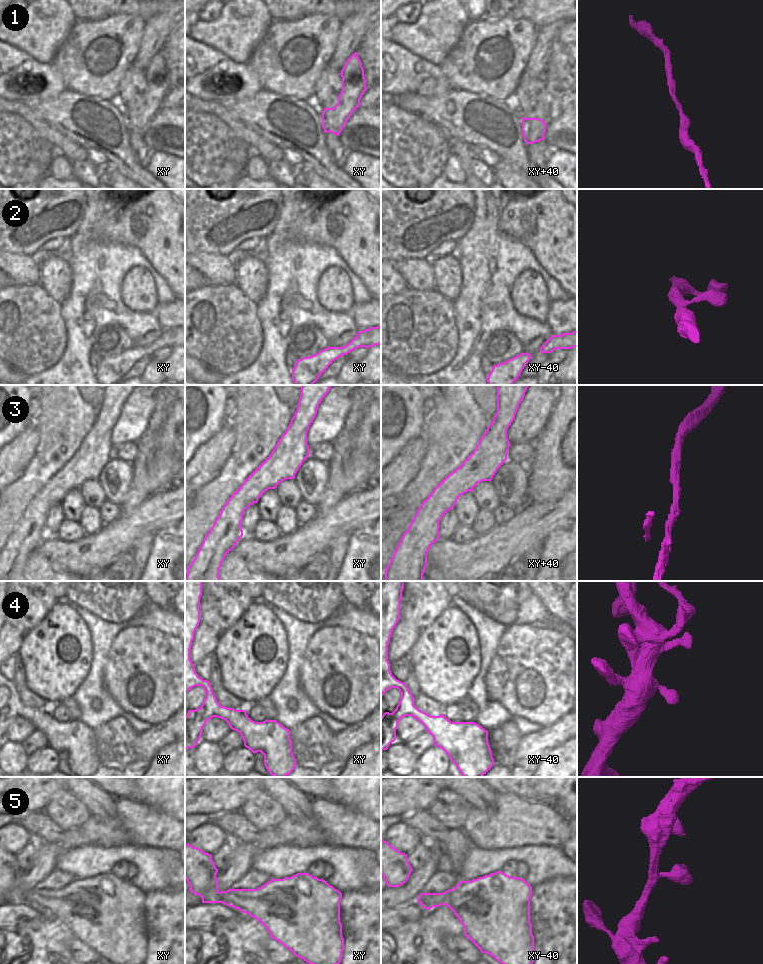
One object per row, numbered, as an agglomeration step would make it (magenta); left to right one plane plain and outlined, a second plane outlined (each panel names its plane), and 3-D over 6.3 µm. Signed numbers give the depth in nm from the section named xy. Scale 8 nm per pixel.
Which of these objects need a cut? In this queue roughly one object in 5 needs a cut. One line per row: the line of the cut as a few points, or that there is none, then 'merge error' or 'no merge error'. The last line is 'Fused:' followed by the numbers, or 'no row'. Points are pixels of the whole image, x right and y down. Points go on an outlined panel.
1: no cut; no merge error
2: no cut; no merge error
3: no cut; no merge error
4: no cut; no merge error
5: no cut; no merge error
Fused: no row

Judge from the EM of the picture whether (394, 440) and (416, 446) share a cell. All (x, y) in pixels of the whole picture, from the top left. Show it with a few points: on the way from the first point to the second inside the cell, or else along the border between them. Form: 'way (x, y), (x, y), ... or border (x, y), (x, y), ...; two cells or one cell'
border (423, 433), (414, 437), (391, 461); two cells

